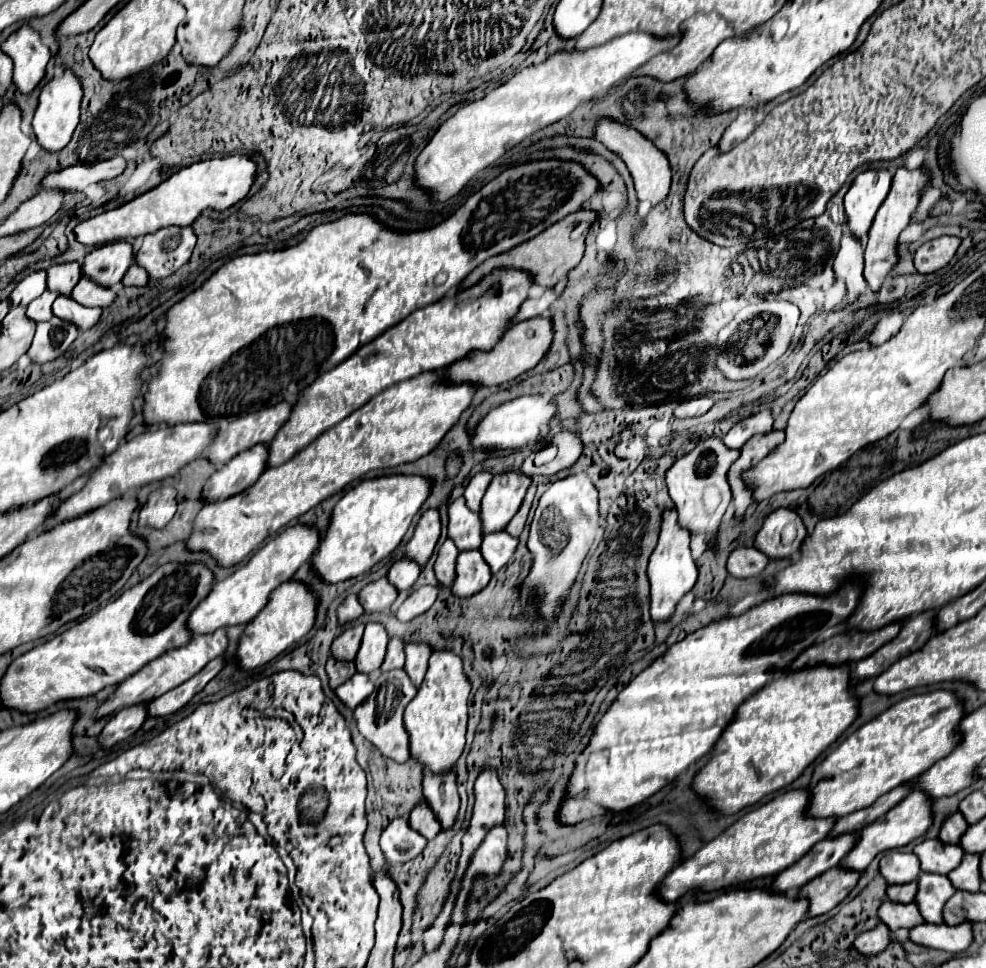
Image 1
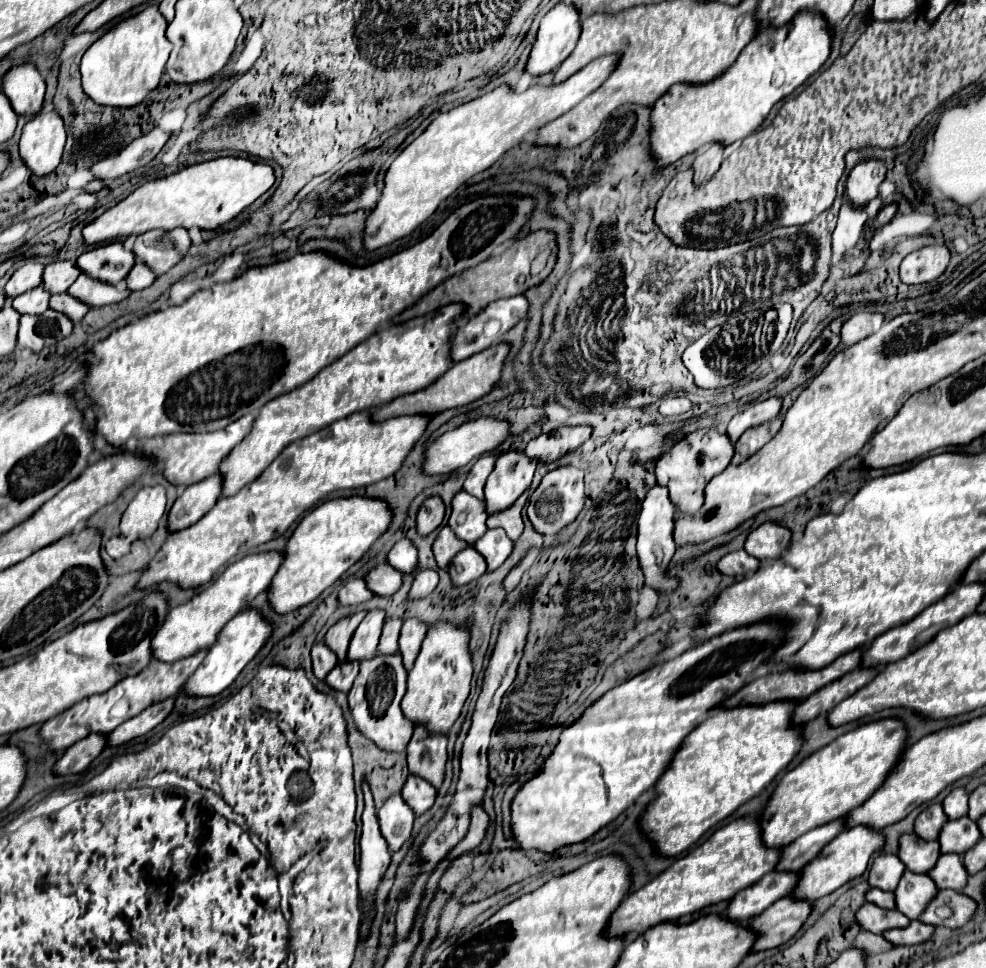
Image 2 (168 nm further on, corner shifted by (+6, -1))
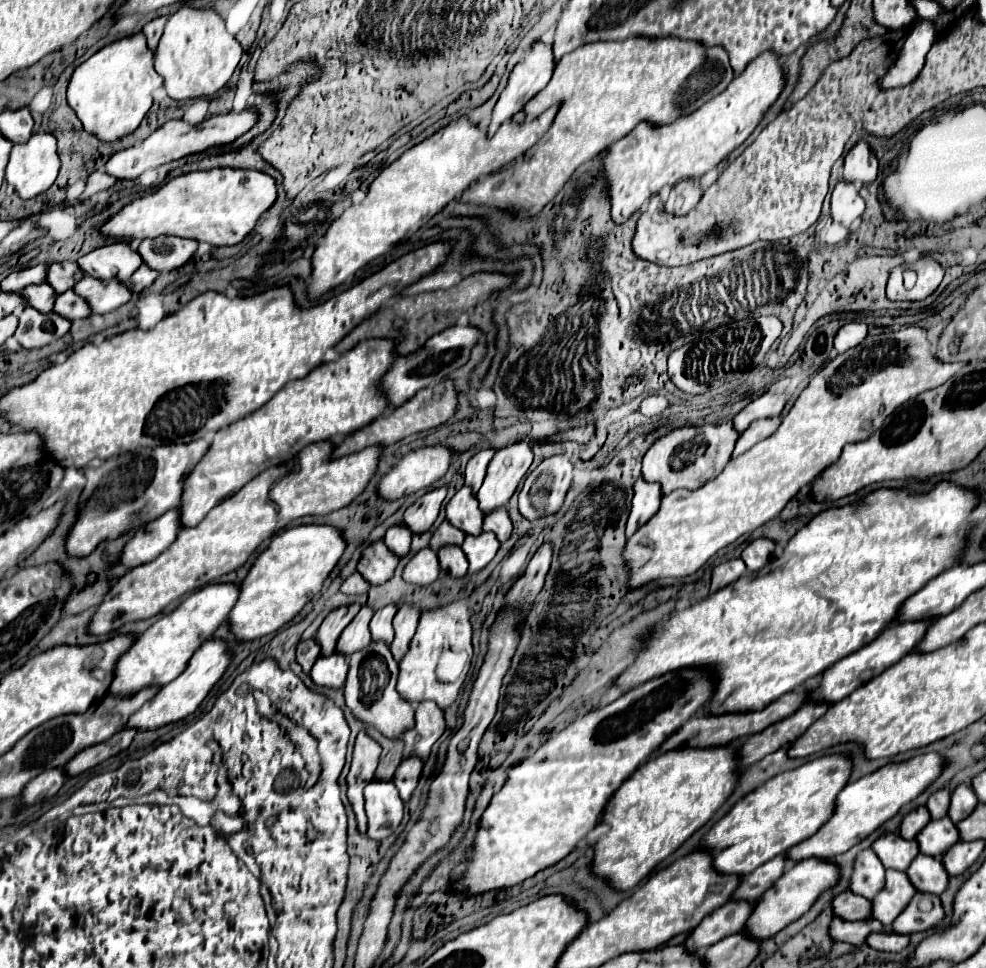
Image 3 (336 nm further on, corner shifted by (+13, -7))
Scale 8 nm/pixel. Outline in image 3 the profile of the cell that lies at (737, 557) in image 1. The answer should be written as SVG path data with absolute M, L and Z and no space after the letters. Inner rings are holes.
M729 560L729 562L723 562L723 564L715 566L713 576L711 576L711 592L721 590L723 586L729 586L737 578L741 578L745 574L745 570L747 568L745 568L743 560Z

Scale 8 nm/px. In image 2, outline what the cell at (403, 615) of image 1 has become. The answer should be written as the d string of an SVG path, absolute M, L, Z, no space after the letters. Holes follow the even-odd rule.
M420 570L414 576L412 588L410 588L410 598L424 598L428 596L438 584L438 572L436 570Z

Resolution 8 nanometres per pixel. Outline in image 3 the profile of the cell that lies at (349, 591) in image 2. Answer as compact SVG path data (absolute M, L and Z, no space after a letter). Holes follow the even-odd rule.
M359 572L351 574L351 576L341 584L341 592L347 594L347 596L361 596L361 594L365 594L367 590L369 590L369 584L365 582L365 578L363 578Z

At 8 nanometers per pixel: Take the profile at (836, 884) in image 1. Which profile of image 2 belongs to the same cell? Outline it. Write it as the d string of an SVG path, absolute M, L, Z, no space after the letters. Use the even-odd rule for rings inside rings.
M780 898L774 902L764 914L752 918L748 924L760 932L752 952L762 952L770 948L778 948L780 944L788 942L804 924L810 914L810 902L798 902L792 898Z

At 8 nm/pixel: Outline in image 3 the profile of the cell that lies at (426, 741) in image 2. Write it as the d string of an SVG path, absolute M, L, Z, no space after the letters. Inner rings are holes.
M423 702L415 710L413 730L409 730L409 734L405 734L405 738L401 738L405 742L403 756L409 758L411 754L417 754L417 758L421 762L427 762L433 744L441 738L443 732L445 732L443 712L439 710L437 704Z

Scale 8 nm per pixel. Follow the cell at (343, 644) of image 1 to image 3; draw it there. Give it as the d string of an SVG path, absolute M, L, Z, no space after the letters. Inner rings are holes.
M353 604L353 606L343 606L343 608L337 608L333 610L321 624L315 640L317 644L321 646L321 652L325 656L333 654L335 652L335 646L337 646L337 640L341 636L341 632L345 630L345 626L349 626L349 622L357 616L357 612L361 610L359 604Z

